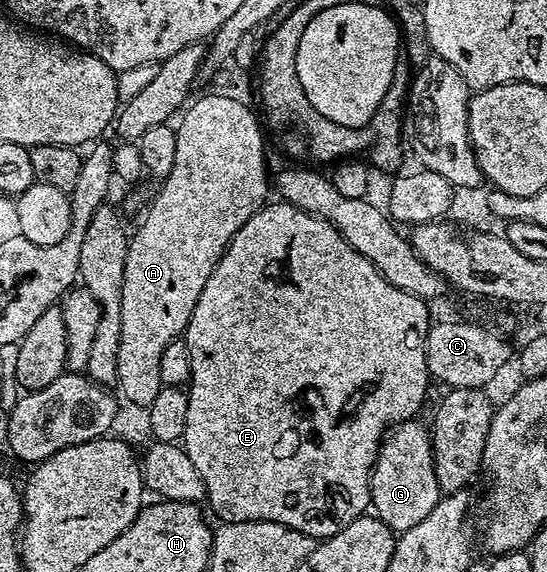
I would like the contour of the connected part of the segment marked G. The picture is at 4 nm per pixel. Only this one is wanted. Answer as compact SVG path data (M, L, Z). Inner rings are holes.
M404 421L385 436L376 466L372 468L371 508L375 516L386 522L397 535L417 526L430 515L442 496L438 479L434 479L432 438L429 430L425 426L423 429L418 421Z

